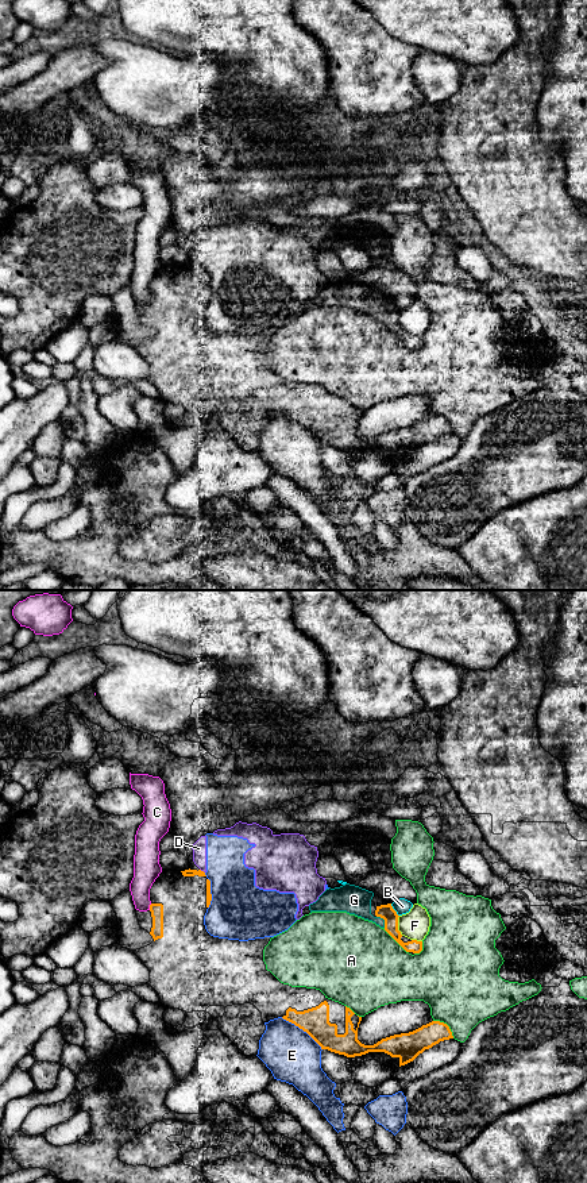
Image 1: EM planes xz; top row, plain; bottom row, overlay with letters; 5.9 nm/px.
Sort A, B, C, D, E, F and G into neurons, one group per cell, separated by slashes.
A / B / C / D E / F / G

